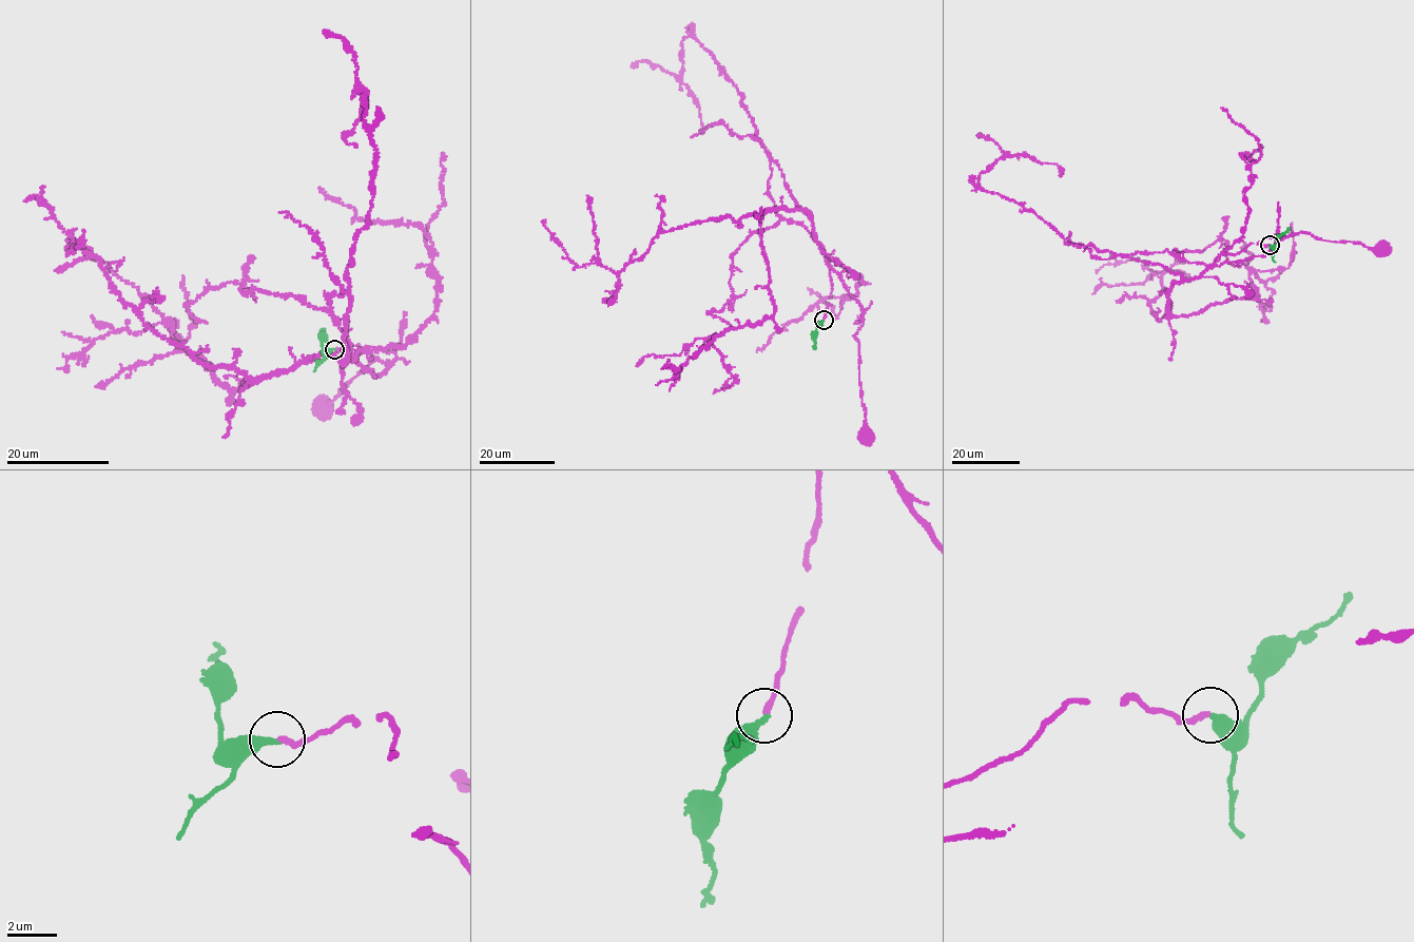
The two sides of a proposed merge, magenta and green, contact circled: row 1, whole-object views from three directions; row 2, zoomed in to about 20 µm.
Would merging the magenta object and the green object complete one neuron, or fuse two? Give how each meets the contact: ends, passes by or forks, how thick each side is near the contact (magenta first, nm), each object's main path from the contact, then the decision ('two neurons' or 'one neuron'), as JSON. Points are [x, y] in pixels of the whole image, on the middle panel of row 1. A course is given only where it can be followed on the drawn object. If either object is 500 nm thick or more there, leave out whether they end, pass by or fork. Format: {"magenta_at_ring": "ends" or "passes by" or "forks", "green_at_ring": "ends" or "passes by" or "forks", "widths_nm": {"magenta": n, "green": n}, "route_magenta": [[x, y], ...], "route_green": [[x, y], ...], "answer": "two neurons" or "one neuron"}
{"magenta_at_ring": "ends", "green_at_ring": "ends", "widths_nm": {"magenta": 220, "green": 320}, "route_magenta": [[824, 320], [832, 286], [829, 261], [822, 251], [863, 313], [855, 335], [866, 437]], "route_green": [[824, 320], [815, 332], [814, 349]], "answer": "one neuron"}

